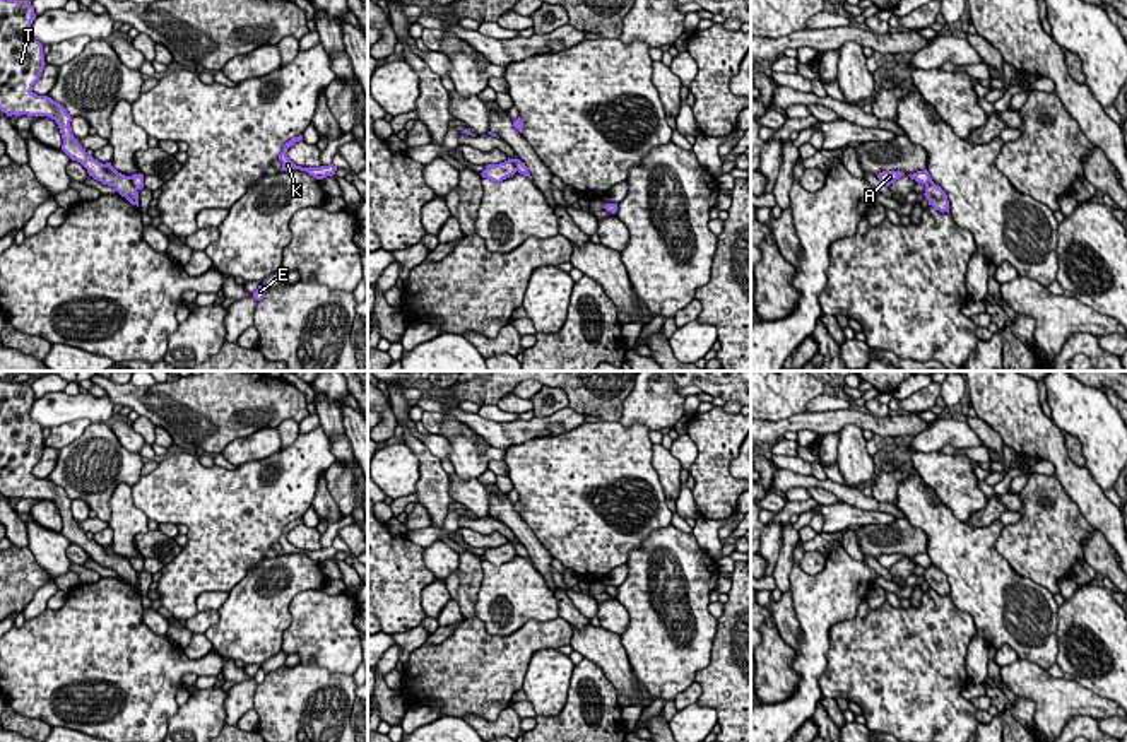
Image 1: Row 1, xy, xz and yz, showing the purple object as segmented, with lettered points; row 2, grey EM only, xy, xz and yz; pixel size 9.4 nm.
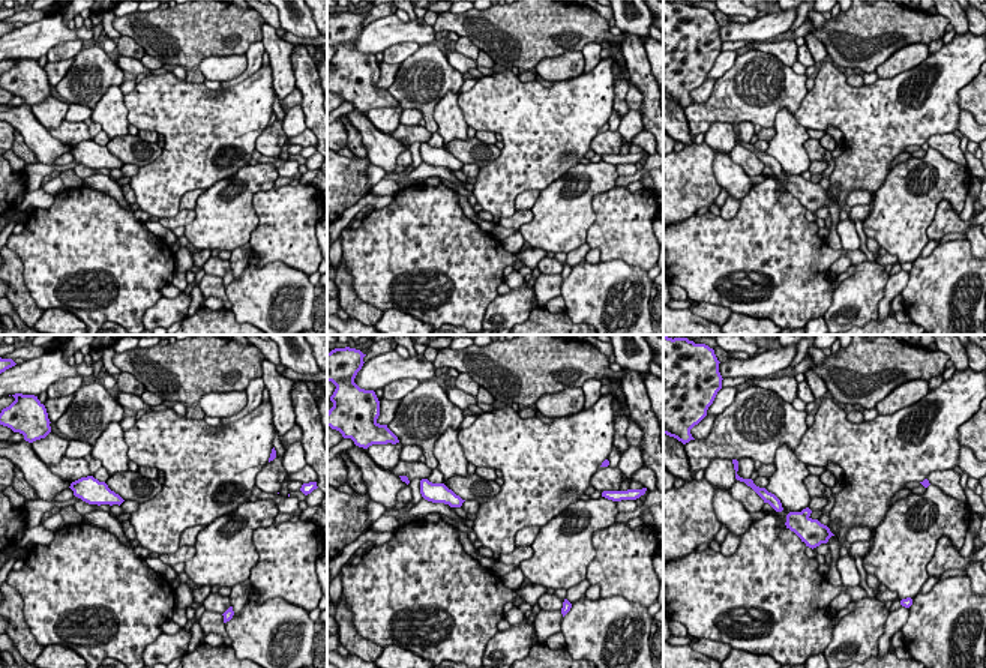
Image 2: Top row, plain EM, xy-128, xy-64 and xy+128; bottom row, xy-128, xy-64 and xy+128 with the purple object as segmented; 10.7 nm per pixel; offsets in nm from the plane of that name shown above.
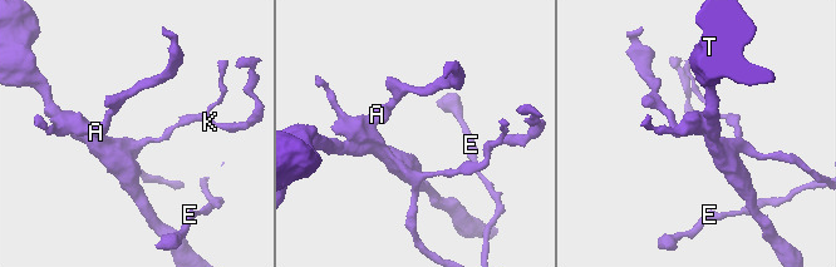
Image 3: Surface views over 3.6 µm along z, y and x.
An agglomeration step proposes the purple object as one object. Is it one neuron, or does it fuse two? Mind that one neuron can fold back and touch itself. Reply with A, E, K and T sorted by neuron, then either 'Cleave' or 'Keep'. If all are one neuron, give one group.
Groups: A E K / T. Cleave

